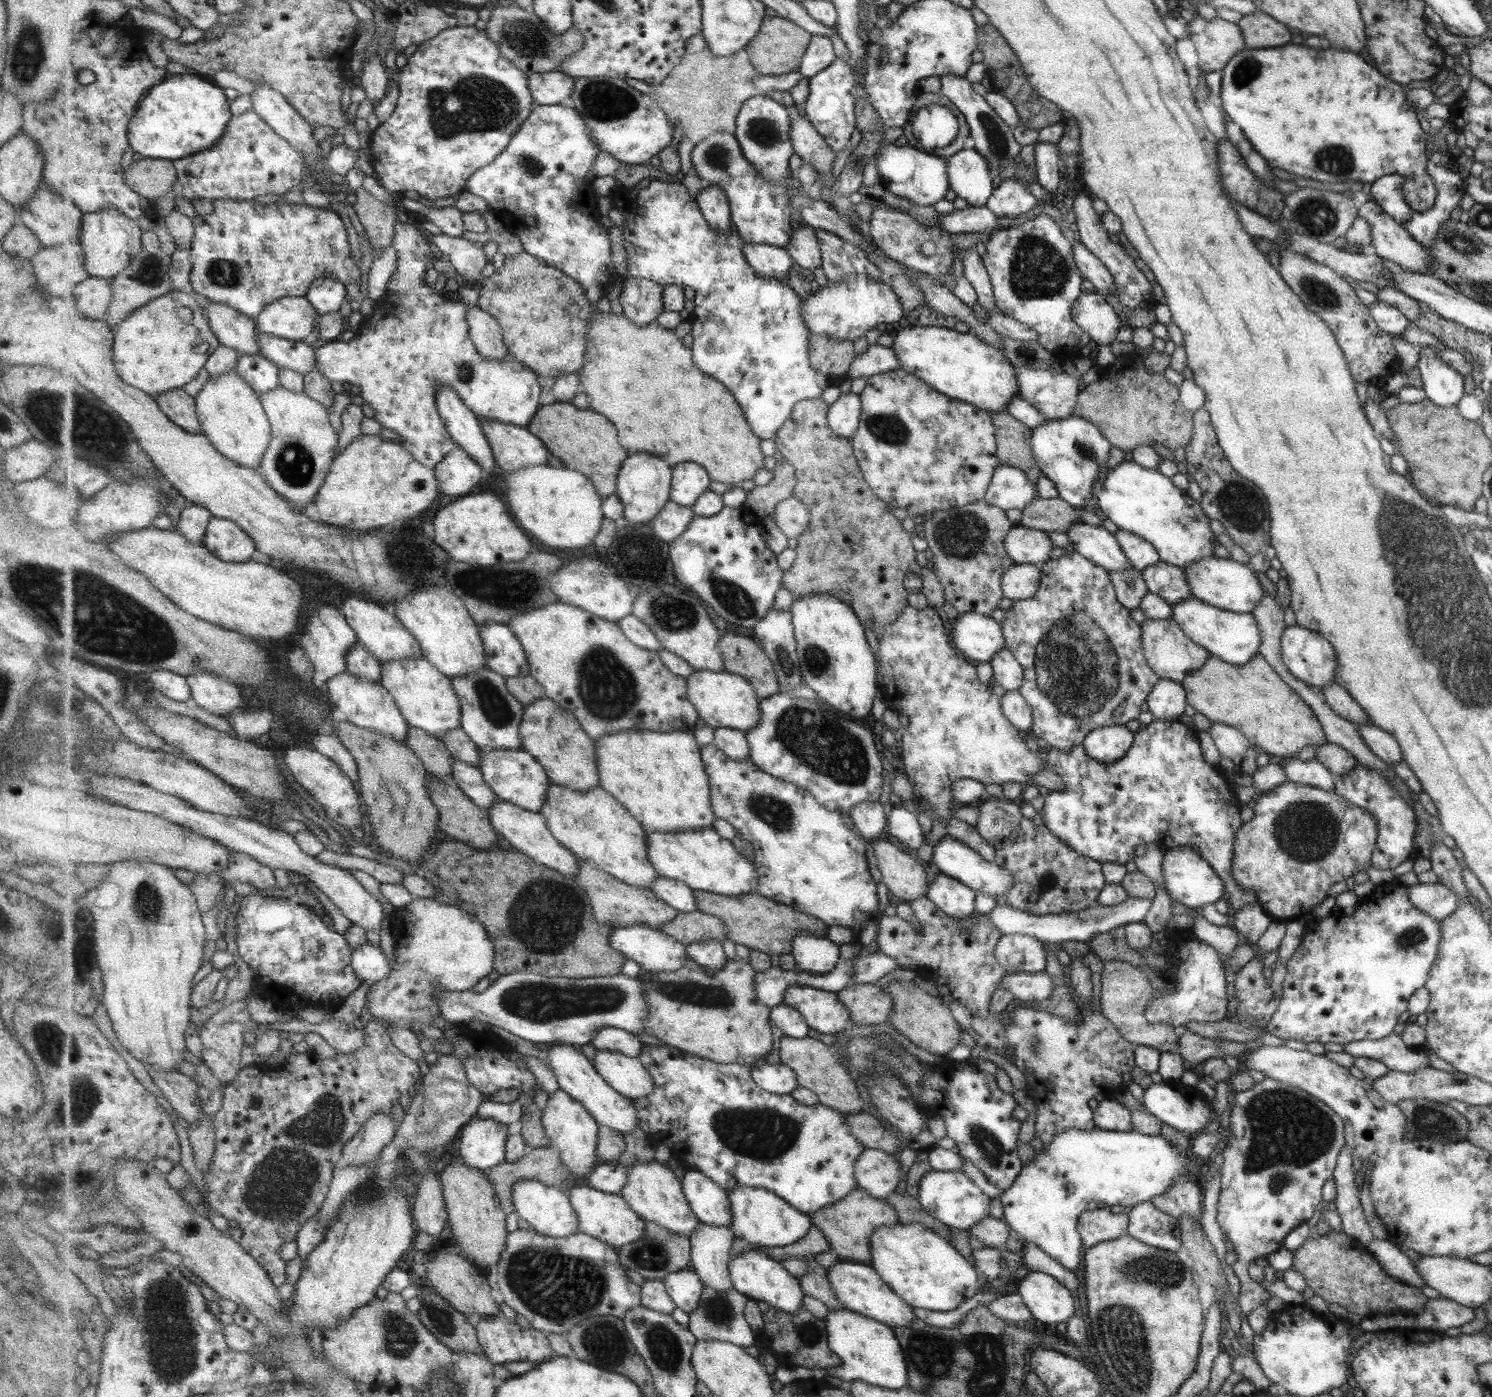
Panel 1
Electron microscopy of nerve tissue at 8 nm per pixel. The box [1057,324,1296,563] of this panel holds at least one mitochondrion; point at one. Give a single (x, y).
(1242, 507)

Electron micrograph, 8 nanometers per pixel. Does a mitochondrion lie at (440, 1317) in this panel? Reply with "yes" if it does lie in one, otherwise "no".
yes

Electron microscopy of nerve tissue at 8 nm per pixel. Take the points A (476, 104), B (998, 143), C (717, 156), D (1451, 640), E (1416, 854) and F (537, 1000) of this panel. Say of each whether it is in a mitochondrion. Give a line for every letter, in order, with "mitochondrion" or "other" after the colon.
A: mitochondrion
B: mitochondrion
C: mitochondrion
D: mitochondrion
E: other
F: mitochondrion

